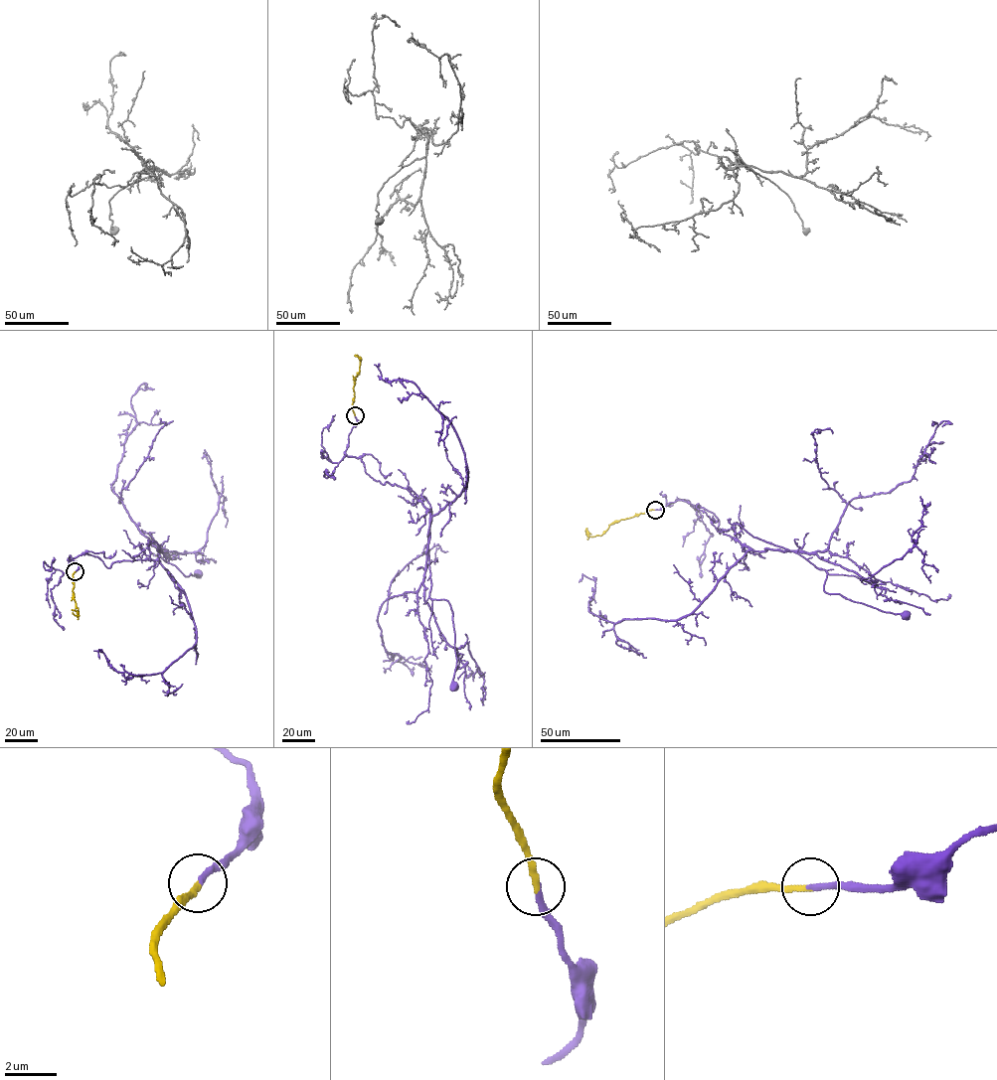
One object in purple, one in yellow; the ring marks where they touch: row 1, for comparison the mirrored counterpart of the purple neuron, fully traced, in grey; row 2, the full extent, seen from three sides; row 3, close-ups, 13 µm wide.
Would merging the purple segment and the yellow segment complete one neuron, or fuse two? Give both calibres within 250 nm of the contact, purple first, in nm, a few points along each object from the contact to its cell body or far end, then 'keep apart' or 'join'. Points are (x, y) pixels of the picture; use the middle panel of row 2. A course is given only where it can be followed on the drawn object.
200/240 nm | purple via (354, 415), (345, 453), (430, 508), (429, 596), (452, 612), (454, 688) | yellow via (354, 415), (354, 379), (359, 373), (360, 359), (354, 355) | join

